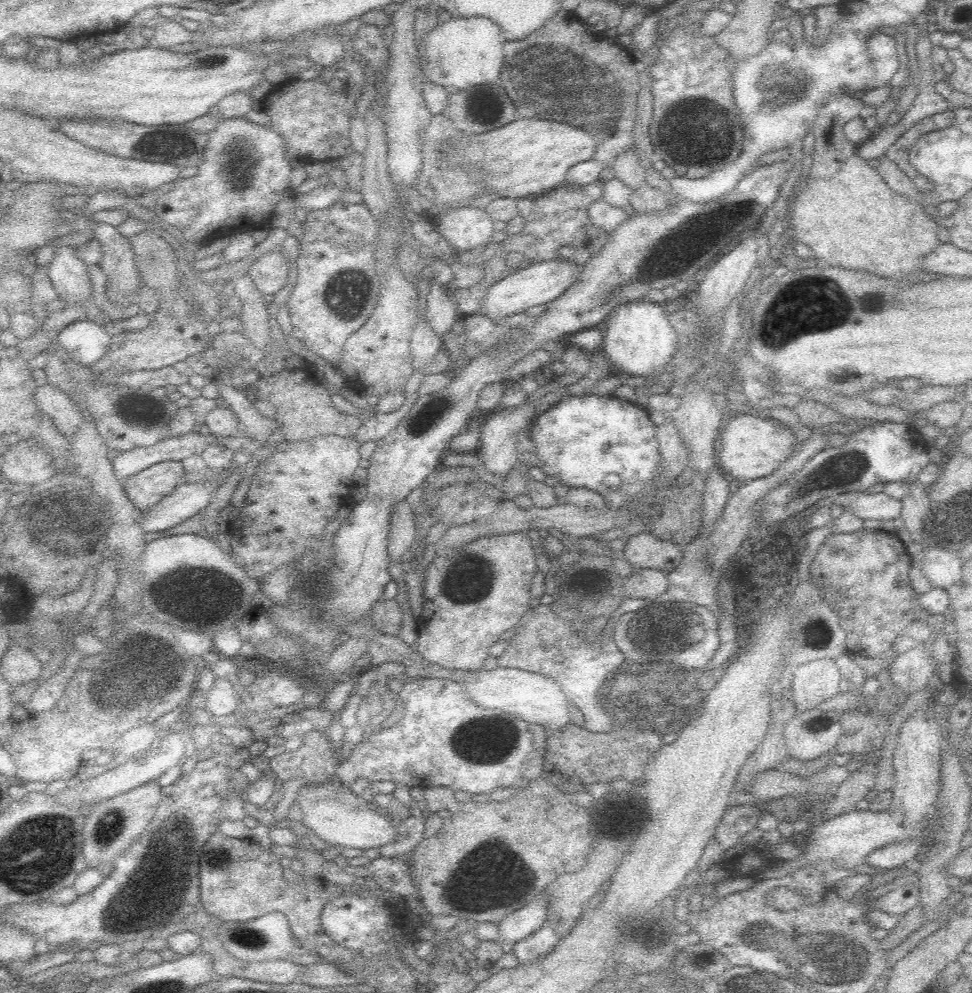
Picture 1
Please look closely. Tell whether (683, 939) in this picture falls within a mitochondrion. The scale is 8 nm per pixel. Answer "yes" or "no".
no

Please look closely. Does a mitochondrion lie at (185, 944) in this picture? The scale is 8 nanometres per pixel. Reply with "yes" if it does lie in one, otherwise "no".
no

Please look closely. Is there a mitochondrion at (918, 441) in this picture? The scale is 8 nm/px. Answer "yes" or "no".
no

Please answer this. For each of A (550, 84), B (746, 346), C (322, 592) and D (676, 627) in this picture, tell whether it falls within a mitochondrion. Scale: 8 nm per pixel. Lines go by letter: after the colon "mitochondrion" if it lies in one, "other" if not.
A: mitochondrion
B: other
C: mitochondrion
D: mitochondrion

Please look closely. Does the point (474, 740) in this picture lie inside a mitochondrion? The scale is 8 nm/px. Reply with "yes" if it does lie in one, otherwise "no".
yes

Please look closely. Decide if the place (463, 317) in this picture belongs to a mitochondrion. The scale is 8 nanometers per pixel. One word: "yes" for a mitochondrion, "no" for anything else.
no

